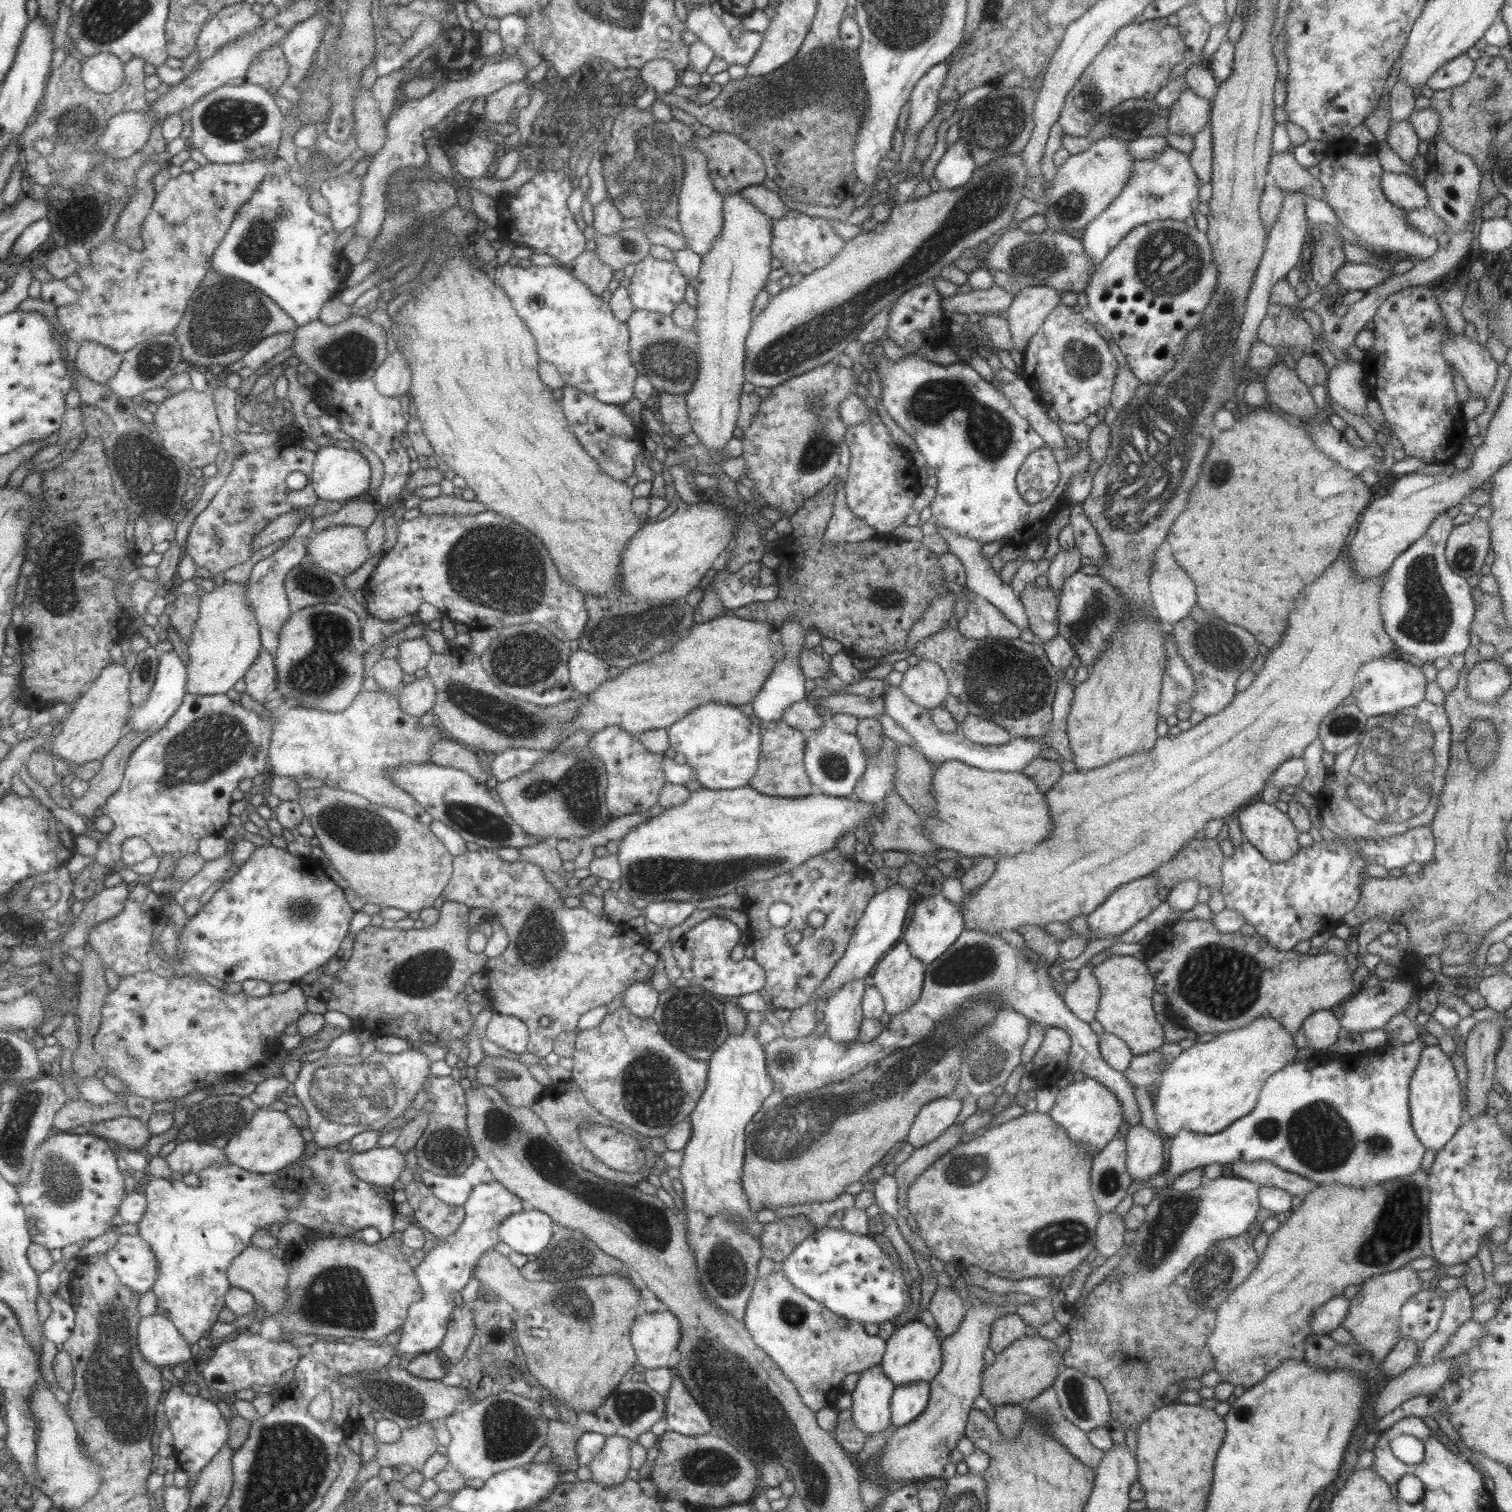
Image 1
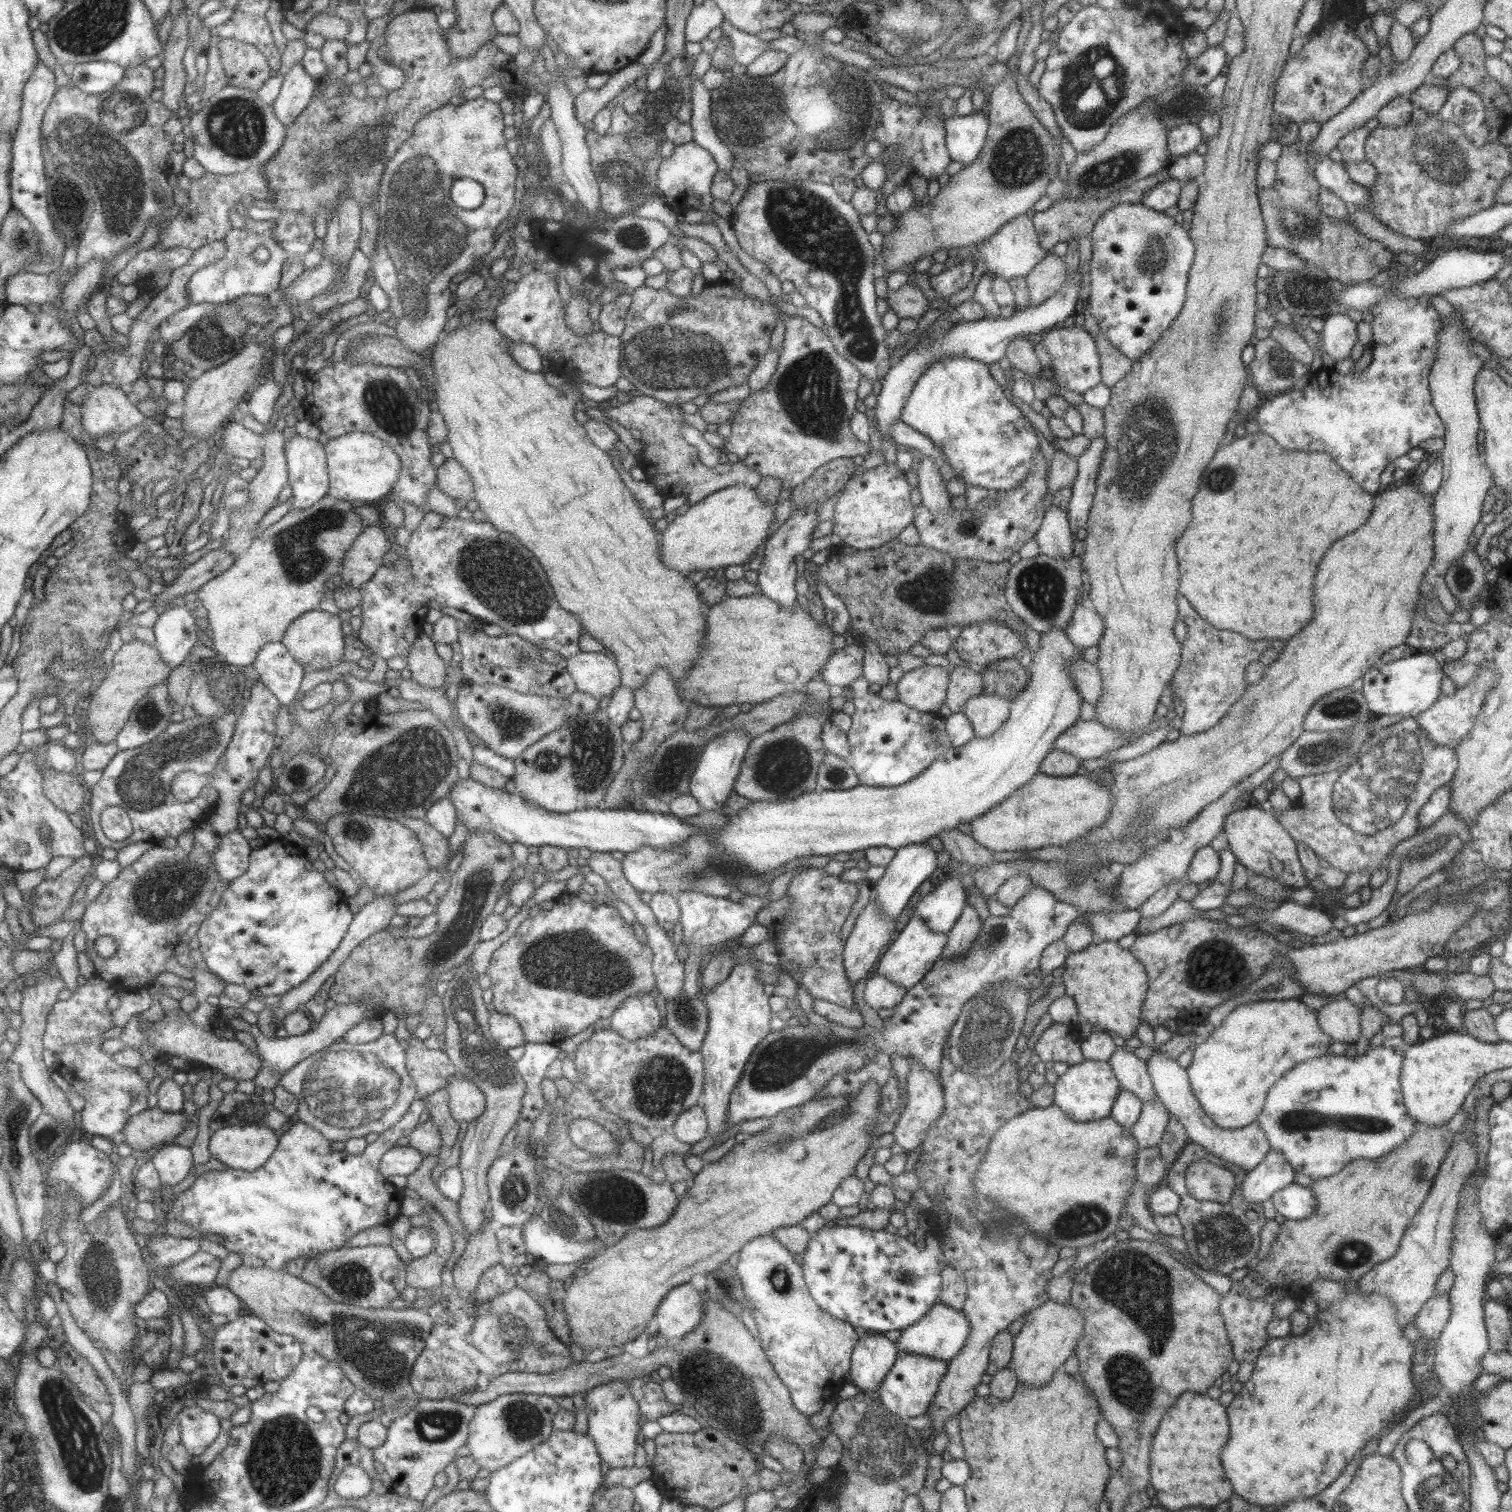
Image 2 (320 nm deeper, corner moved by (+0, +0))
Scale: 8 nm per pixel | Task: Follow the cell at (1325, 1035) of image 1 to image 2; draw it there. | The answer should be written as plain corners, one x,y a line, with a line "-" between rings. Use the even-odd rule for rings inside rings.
1333,999
1317,1011
1319,1030
1333,1041
1355,1044
1359,1038
1360,1007
1343,999

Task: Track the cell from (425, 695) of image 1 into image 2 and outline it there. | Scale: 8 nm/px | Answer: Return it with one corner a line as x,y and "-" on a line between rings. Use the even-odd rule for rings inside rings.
423,632
410,646
406,655
406,668
411,679
427,688
441,687
446,680
446,662
436,653
431,637

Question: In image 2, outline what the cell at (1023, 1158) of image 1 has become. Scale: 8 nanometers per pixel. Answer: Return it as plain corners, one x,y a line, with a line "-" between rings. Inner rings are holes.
1055,1103
1045,1108
1030,1108
1002,1124
991,1137
987,1156
972,1183
977,1194
995,1198
997,1206
1021,1218
1031,1232
1041,1232
1055,1248
1079,1248
1105,1240
1118,1229
1126,1196
1136,1180
1135,1157
1138,1151
1131,1130
1123,1128
1109,1114
1089,1122
1071,1120

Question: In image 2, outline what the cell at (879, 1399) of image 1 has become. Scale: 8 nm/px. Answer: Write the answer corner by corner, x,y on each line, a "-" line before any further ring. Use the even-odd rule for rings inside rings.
866,1332
855,1341
850,1354
848,1374
851,1384
865,1394
875,1391
895,1364
898,1353
896,1344
889,1341
884,1333

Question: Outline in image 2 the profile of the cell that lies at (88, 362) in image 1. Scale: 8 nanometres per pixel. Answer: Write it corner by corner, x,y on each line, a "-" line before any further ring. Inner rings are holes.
112,384
94,386
80,406
81,425
93,436
129,432
145,423
145,414
123,387

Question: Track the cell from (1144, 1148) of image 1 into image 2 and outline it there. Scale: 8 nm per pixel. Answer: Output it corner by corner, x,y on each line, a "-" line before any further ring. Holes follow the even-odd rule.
1159,1099
1143,1101
1138,1119
1130,1128
1131,1136
1136,1140
1138,1148
1144,1149
1159,1144
1165,1127
1171,1119

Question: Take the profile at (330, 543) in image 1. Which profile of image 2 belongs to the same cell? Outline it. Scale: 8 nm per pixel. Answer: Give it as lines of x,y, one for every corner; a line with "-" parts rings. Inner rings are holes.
383,525
365,527
341,559
341,584
356,589
365,584
382,565
390,543
383,532

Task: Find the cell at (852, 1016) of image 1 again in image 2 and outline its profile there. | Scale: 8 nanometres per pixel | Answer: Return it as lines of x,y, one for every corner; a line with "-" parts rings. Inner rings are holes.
871,894
853,923
842,950
844,971
852,987
855,981
865,977
873,968
881,954
881,948
889,942
894,931
894,922
880,913
880,904

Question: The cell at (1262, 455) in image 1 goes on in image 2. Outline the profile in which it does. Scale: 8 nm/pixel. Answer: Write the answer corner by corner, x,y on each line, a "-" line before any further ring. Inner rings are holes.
1257,432
1257,434
1249,434
1243,438
1235,438
1231,444
1221,446
1211,462
1207,464
1207,468
1203,470
1203,478
1199,480
1199,490
1191,500
1191,522
1185,528
1185,532
1181,534
1181,538
1175,544
1175,552
1177,552
1177,560
1179,560
1179,592
1189,600
1191,608
1207,622
1218,628
1219,630
1235,630
1241,636
1245,636
1249,640
1259,640
1271,638
1271,640
1284,640
1291,638
1293,634
1297,634
1313,616
1313,576
1317,572
1317,562
1323,558
1323,554
1329,550
1329,546
1351,534
1353,530
1357,530
1371,514
1371,510
1376,503
1376,495
1369,496
1365,494
1351,478
1345,470
1341,470
1331,458
1329,454
1311,454
1311,452
1289,452
1279,448
1267,434

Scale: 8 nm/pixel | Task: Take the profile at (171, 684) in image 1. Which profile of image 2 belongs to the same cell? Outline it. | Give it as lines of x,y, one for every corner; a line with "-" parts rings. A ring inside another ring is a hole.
187,606
171,607
162,611
154,626
156,644
163,658
174,669
184,664
199,641
199,630
204,626

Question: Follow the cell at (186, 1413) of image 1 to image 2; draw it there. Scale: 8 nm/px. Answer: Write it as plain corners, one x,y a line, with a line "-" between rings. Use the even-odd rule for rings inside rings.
199,1405
179,1412
182,1439
193,1456
201,1456
219,1434
219,1418

